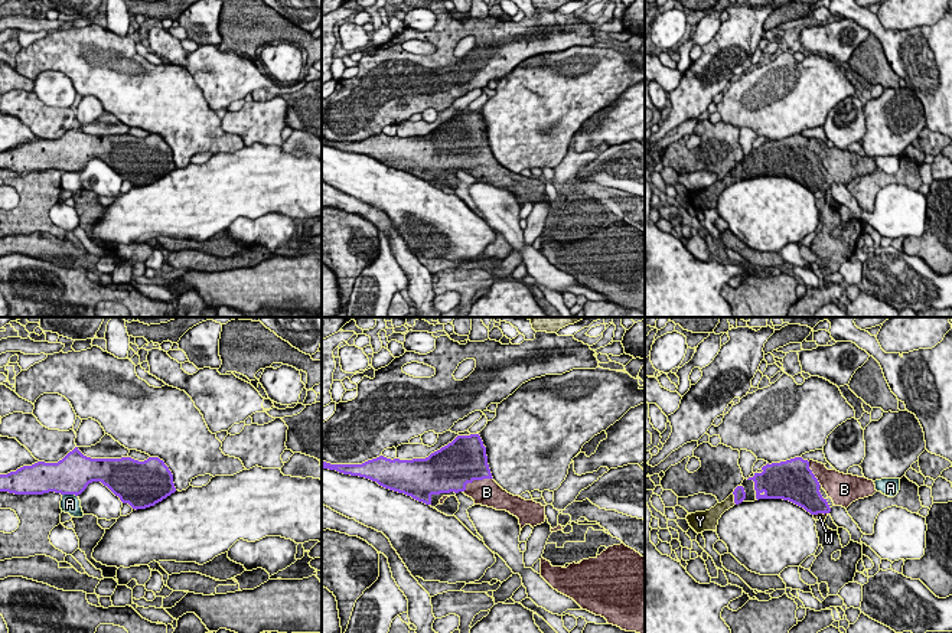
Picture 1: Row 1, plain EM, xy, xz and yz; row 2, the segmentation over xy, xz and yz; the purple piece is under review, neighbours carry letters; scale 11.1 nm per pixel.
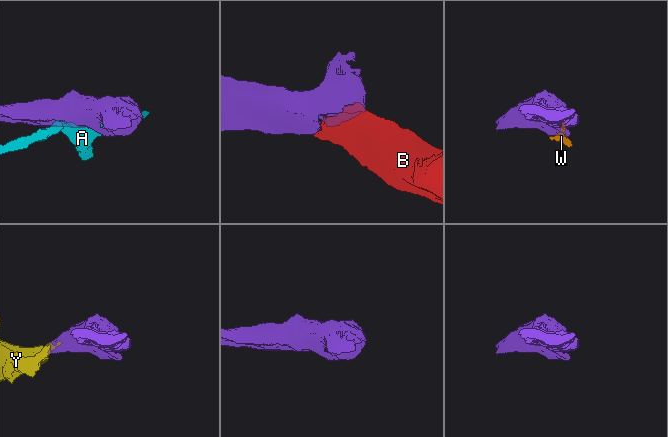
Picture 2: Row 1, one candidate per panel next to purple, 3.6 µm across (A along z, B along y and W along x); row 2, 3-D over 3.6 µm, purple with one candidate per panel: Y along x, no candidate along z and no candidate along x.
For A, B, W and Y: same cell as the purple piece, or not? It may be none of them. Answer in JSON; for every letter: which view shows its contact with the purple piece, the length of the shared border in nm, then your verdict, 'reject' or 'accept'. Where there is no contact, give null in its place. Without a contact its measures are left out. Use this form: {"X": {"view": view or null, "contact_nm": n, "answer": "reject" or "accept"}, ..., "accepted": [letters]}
{"A": {"view": "xy", "contact_nm": 180, "answer": "reject"}, "B": {"view": "xz", "contact_nm": 380, "answer": "accept"}, "W": {"view": "yz", "contact_nm": 160, "answer": "reject"}, "Y": {"view": "yz", "contact_nm": 140, "answer": "accept"}, "accepted": ["B", "Y"]}

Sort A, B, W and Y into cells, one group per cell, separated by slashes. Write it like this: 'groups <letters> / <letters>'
groups A / B Y / W

